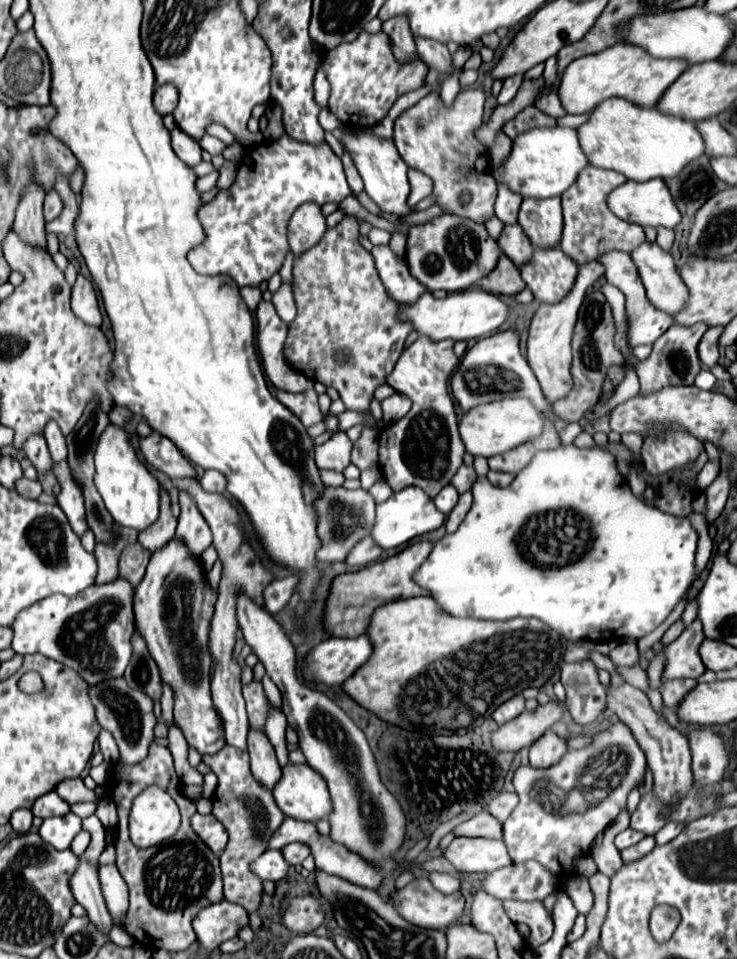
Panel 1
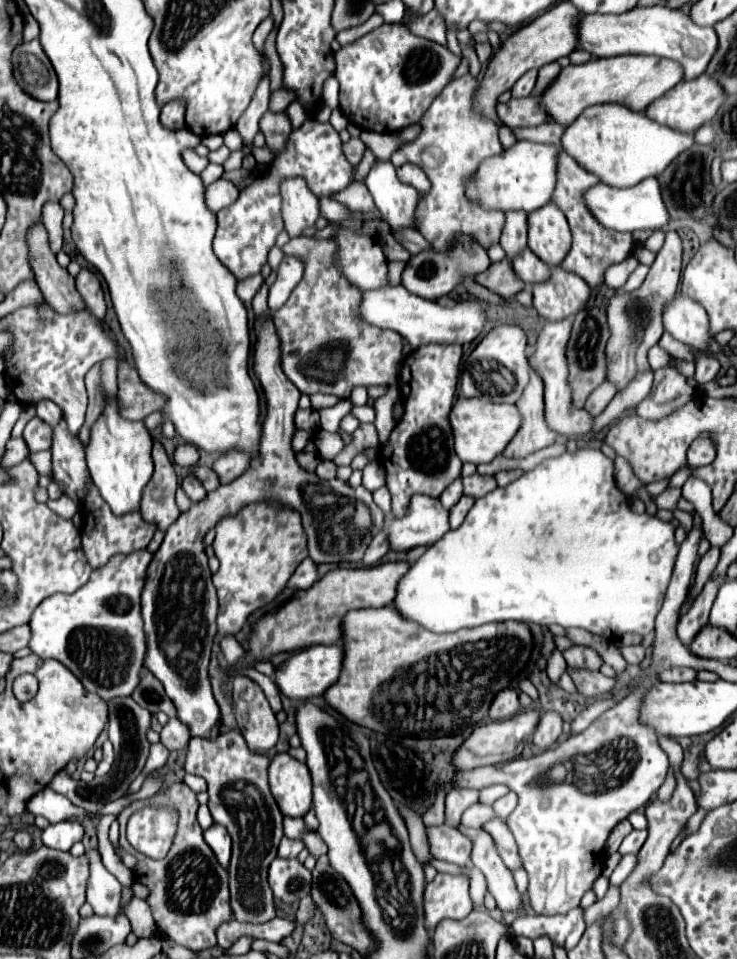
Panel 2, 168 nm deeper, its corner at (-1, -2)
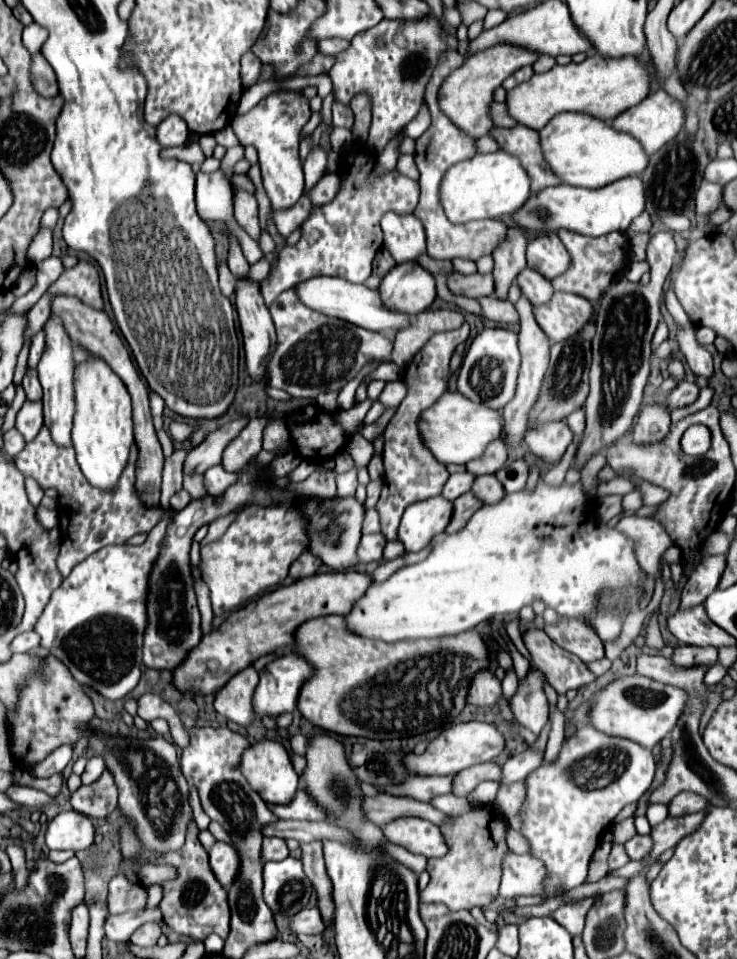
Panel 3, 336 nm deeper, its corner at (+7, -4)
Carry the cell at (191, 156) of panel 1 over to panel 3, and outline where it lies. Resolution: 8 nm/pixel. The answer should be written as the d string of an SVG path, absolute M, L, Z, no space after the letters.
M203 134L198 138L198 144L204 152L206 158L210 158L213 155L214 148L216 148L216 140L213 134Z

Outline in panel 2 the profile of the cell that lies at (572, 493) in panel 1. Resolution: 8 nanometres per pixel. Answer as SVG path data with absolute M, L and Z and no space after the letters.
M580 448L576 454L564 452L558 458L544 460L534 470L526 472L522 478L512 482L506 488L496 488L494 492L486 494L484 498L478 498L472 510L468 512L464 524L458 530L448 530L444 538L440 538L436 544L432 544L402 576L396 598L394 598L394 610L402 614L402 618L410 618L412 622L418 622L422 628L430 632L456 632L460 628L474 628L488 622L504 622L504 620L518 620L518 622L534 622L540 626L560 624L562 628L584 628L592 634L600 634L608 640L616 640L626 632L634 634L650 634L654 630L654 618L662 608L662 600L672 576L672 568L676 562L678 546L674 542L674 526L668 522L662 522L656 516L648 514L636 514L630 510L628 498L624 492L616 488L614 482L614 462L608 460L598 448Z

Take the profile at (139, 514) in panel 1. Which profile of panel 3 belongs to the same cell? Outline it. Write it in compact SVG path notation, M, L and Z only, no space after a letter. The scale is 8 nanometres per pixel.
M98 356L76 368L74 390L76 390L74 394L76 412L74 412L72 442L76 450L76 460L82 468L82 474L94 488L102 492L114 492L122 472L128 466L130 450L134 446L130 394L122 384L122 380L112 372L112 368L104 364L104 360Z

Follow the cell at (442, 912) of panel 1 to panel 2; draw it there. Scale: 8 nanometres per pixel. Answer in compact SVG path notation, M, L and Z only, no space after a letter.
M436 874L434 882L426 886L424 892L424 912L426 912L426 928L434 930L436 924L444 918L462 920L472 912L472 900L470 900L470 878L462 874Z

